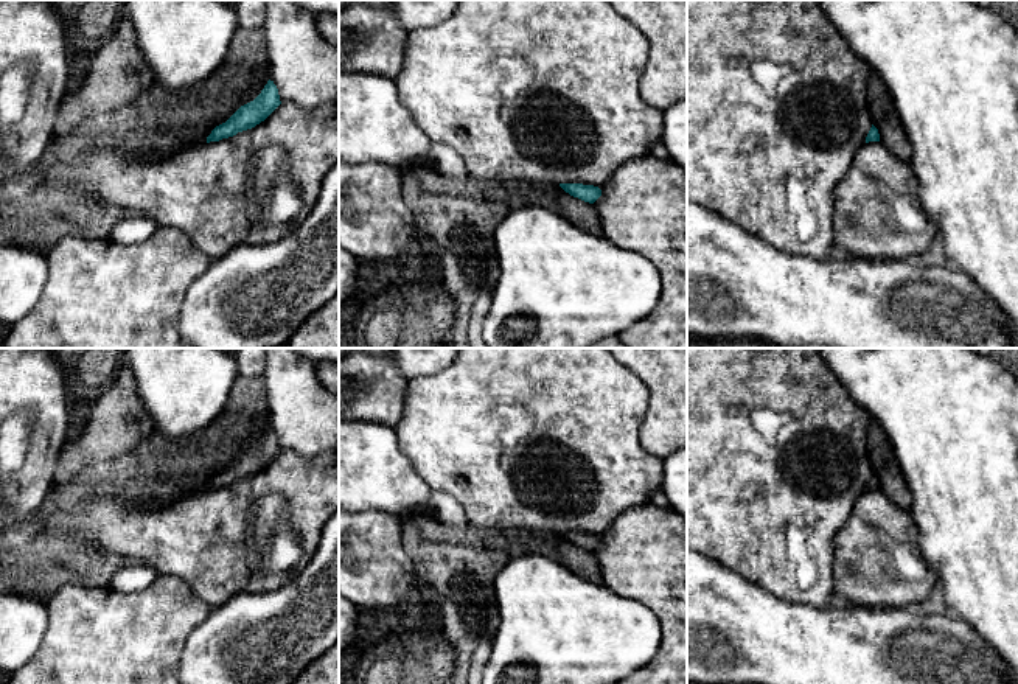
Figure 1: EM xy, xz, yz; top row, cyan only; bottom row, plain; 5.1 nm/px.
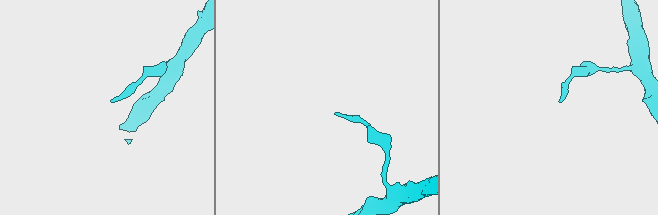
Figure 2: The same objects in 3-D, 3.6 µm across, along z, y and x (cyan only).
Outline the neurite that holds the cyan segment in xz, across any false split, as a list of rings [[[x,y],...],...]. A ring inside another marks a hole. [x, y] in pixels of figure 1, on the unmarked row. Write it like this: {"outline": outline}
{"outline": [[[560,532],[560,535],[570,544],[578,546],[589,552],[594,552],[601,544],[601,538],[594,533]]]}

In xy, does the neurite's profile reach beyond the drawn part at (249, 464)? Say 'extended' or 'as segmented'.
as segmented

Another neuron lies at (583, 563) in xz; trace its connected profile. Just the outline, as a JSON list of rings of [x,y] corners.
[[[427,513],[404,518],[403,527],[409,524],[431,541],[502,550],[510,557],[539,553],[569,567],[584,580],[603,585],[595,555],[570,544],[560,533],[550,530],[449,527]]]

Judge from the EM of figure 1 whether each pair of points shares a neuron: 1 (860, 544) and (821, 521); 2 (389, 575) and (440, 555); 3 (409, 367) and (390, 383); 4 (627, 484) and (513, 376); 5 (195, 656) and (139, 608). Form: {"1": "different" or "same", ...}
{"1": "different", "2": "different", "3": "different", "4": "same", "5": "different"}

